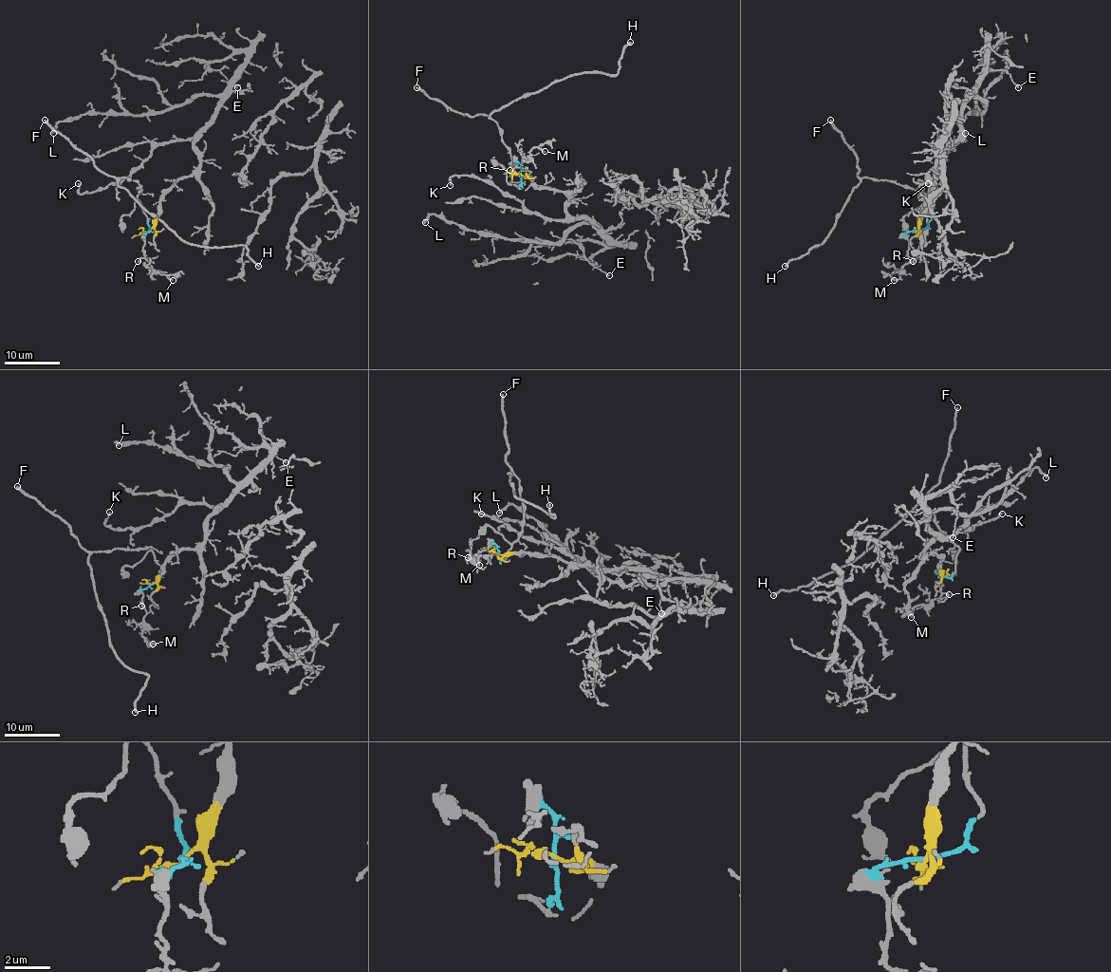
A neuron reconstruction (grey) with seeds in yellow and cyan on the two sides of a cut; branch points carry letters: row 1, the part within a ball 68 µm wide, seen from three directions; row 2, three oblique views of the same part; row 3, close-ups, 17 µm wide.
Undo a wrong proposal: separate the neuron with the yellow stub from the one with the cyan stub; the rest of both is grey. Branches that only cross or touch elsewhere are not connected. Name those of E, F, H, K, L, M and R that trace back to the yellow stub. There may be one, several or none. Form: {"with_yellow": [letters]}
{"with_yellow": ["E", "K", "L"]}

